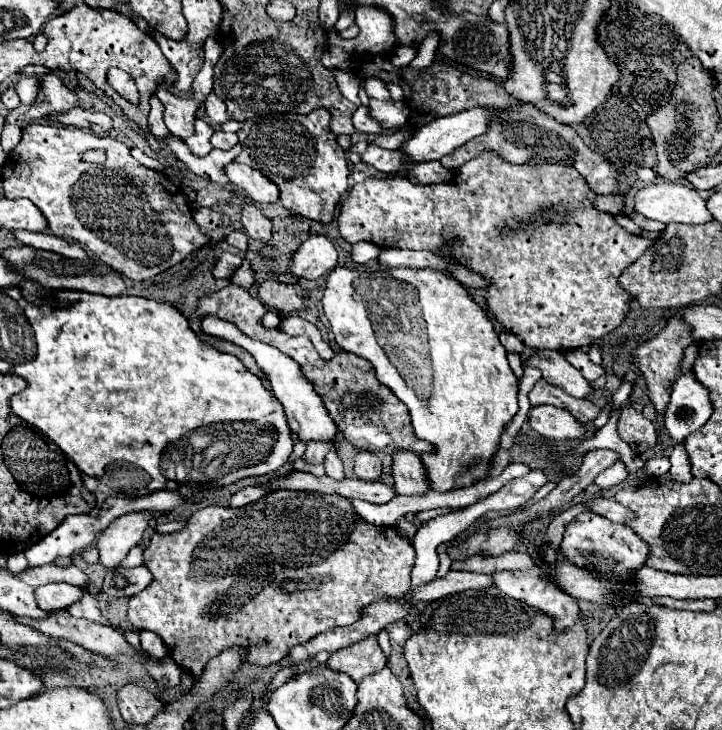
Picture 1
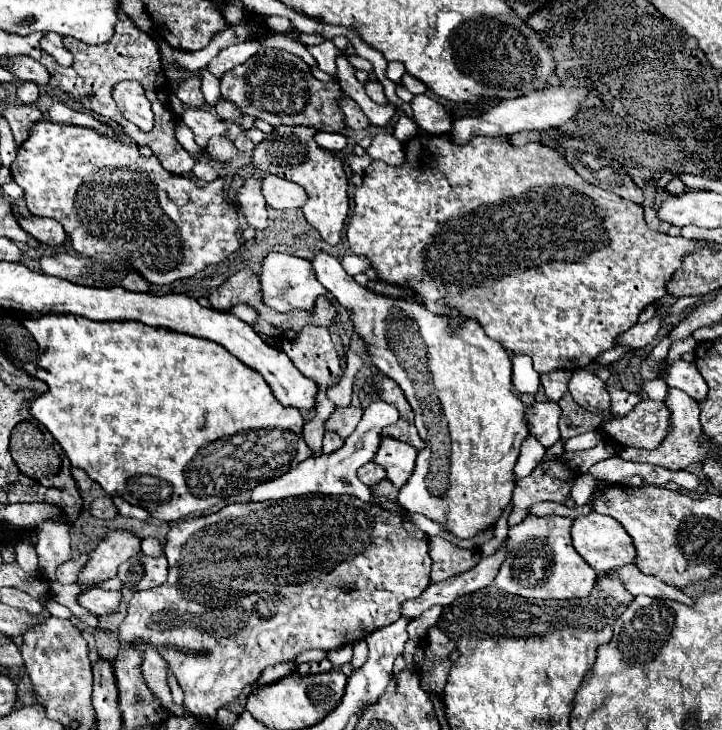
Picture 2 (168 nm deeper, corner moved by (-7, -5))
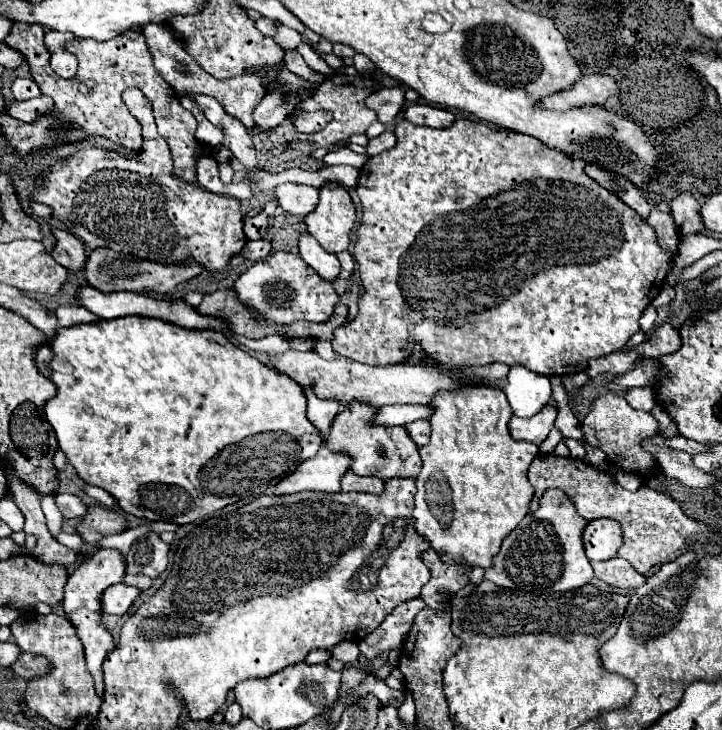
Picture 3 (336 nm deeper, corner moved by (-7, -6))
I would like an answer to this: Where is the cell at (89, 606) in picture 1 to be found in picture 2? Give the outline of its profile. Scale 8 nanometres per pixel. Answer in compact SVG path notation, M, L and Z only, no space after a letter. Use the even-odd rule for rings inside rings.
M50 600L47 603L47 609L52 616L58 618L70 619L73 617L73 614L67 609L67 607L55 602L54 600Z

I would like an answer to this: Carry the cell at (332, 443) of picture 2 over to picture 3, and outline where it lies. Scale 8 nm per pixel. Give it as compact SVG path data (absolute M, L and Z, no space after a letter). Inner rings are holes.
M305 388L305 396L307 396L307 418L309 418L309 422L315 424L315 428L319 428L323 438L327 438L331 424L341 410L339 402L321 400L315 396L315 392L311 392L311 388Z

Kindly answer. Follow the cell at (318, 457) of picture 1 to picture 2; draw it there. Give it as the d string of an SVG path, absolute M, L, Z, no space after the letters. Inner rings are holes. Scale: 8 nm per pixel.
M353 405L337 407L333 411L333 415L327 419L325 427L331 429L331 431L337 431L343 439L347 439L355 431L357 423L361 421L361 415L363 415L361 407L353 407Z

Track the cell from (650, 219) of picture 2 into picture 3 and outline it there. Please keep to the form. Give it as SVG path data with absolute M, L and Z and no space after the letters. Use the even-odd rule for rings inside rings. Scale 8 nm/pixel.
M651 210L649 218L647 218L647 224L657 232L657 238L659 238L661 246L677 250L679 234L677 234L677 228L675 228L675 222L673 222L671 214L665 214L665 212L659 212L659 210Z

